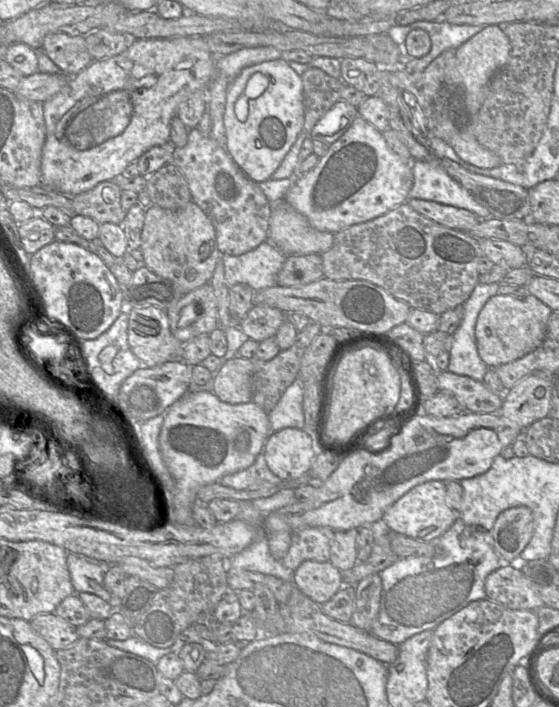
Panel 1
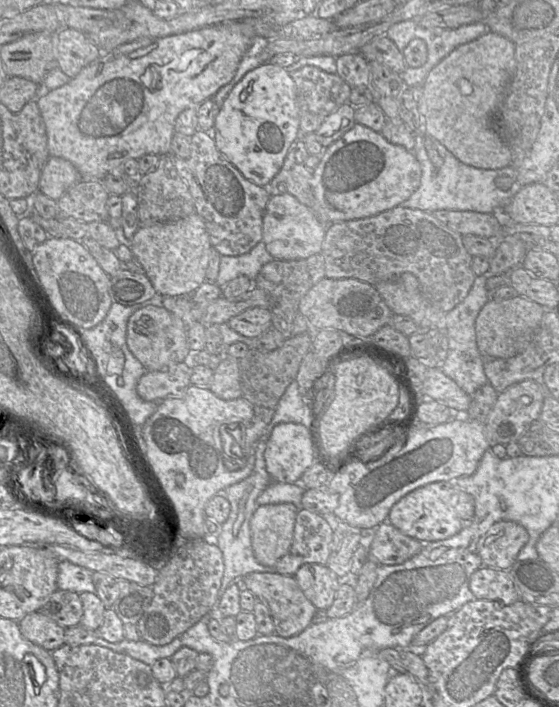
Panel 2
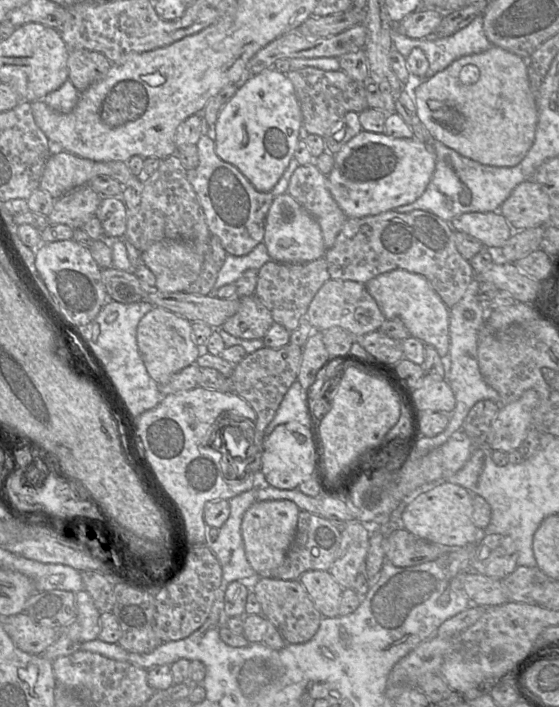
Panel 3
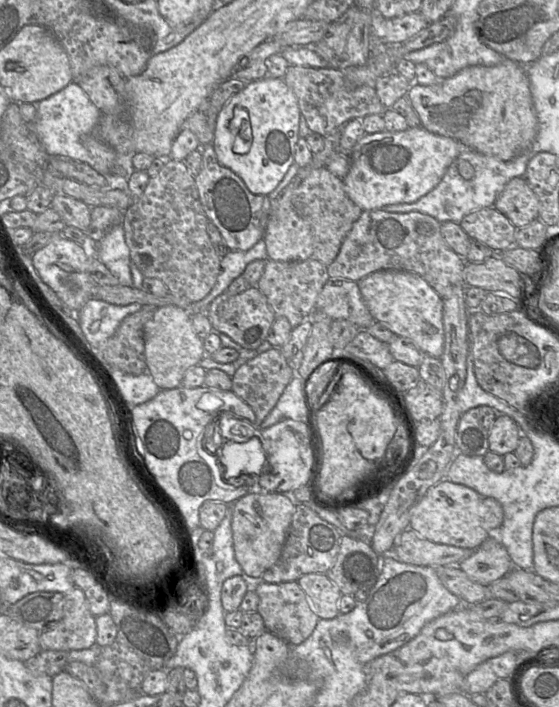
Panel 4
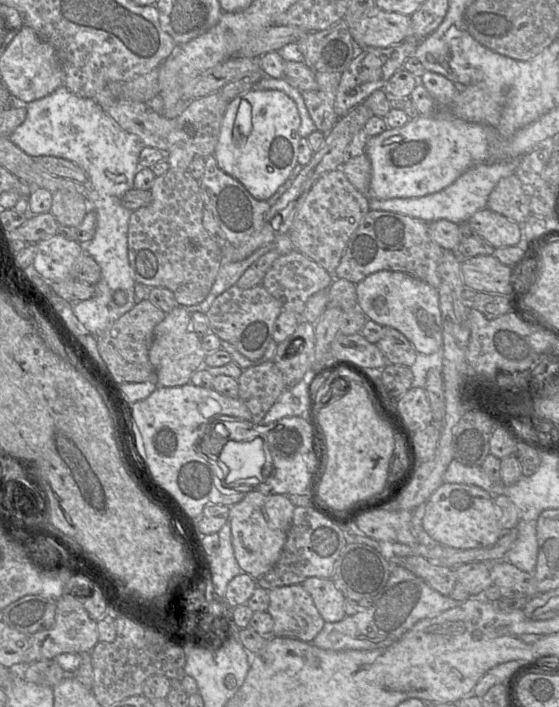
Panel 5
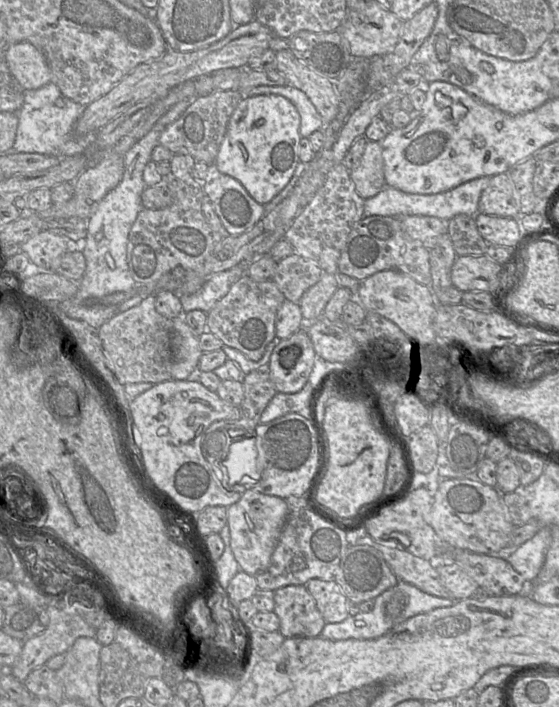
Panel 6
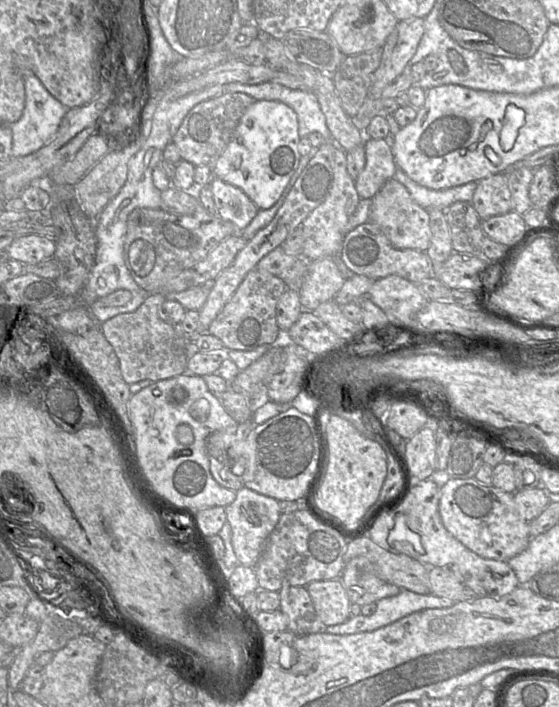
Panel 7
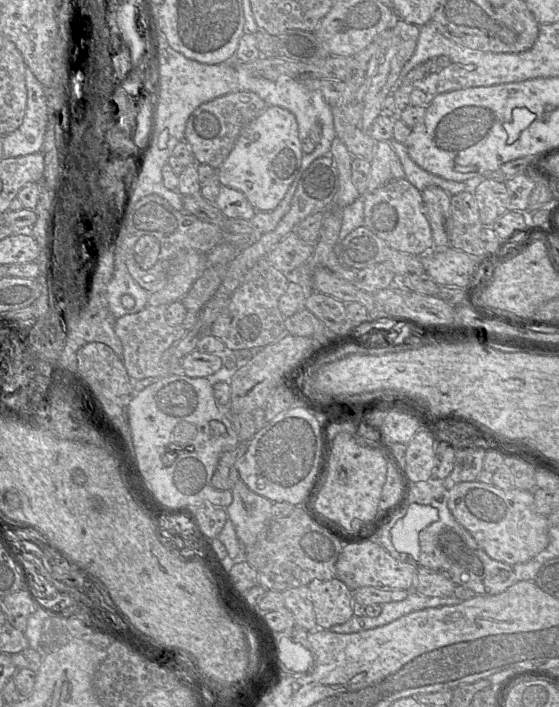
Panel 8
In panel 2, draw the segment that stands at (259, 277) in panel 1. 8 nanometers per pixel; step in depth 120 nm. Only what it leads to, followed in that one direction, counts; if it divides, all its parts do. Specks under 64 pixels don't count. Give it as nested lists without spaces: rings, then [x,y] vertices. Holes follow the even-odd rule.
[[[262,240],[245,254],[236,256],[222,255],[216,283],[223,287],[227,282],[240,275],[255,280],[261,268],[272,260],[274,258],[267,251]]]

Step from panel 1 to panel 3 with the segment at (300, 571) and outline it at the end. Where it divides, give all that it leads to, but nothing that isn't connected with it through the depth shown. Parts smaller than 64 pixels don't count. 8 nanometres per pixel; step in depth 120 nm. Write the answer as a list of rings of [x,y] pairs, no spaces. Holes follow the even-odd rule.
[[[309,570],[298,579],[323,617],[339,616],[343,589],[327,570]]]

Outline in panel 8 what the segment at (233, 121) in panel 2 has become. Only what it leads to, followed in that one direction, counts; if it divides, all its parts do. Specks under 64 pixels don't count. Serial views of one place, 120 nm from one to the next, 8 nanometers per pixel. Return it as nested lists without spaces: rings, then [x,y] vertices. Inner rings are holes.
[[[267,106],[239,135],[234,147],[217,169],[223,186],[244,194],[256,211],[274,210],[297,175],[303,152],[295,116],[285,108]]]

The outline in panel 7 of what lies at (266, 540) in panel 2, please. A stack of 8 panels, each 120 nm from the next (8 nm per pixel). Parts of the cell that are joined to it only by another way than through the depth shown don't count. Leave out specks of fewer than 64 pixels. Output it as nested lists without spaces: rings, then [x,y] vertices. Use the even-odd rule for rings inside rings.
[[[243,486],[236,491],[235,500],[225,507],[225,512],[231,527],[231,542],[238,563],[254,567],[264,550],[268,536],[280,518],[279,501]]]

